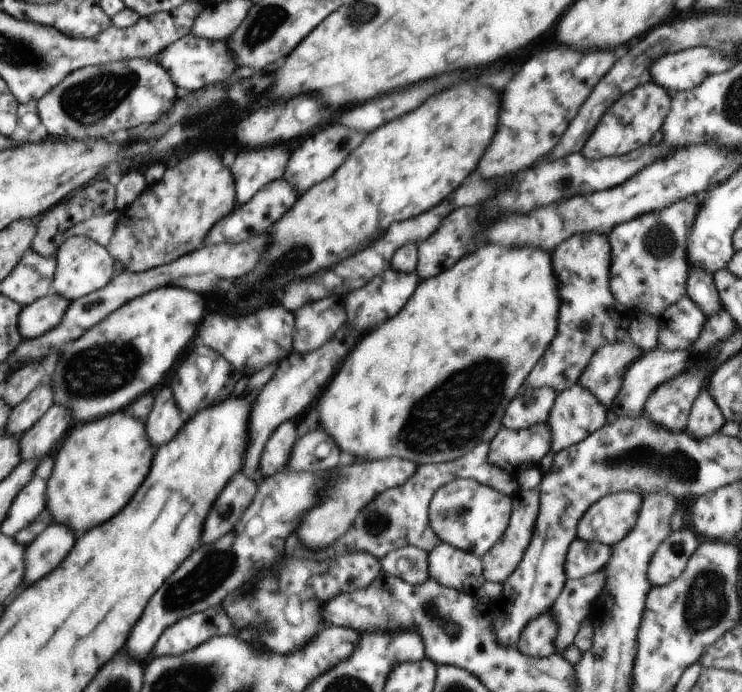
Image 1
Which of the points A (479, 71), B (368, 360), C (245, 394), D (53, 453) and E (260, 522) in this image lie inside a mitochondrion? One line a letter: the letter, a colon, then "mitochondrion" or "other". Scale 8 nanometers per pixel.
A: other
B: other
C: other
D: other
E: other

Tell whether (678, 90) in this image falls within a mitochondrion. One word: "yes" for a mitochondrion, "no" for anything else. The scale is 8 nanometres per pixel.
no

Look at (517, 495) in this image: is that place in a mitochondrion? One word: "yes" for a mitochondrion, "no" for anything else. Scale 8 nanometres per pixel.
no

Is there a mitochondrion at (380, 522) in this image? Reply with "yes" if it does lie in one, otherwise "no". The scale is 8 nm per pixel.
yes

